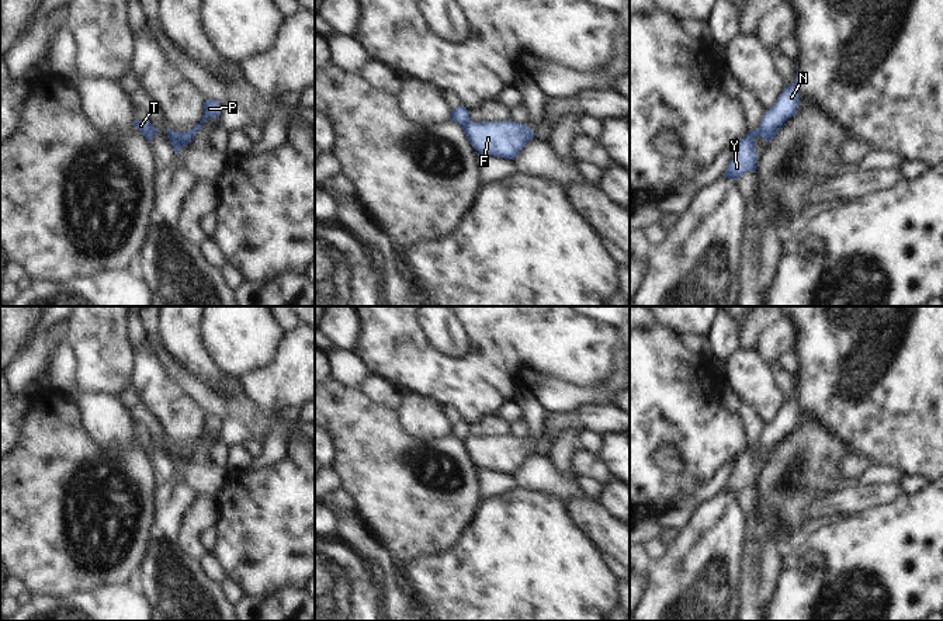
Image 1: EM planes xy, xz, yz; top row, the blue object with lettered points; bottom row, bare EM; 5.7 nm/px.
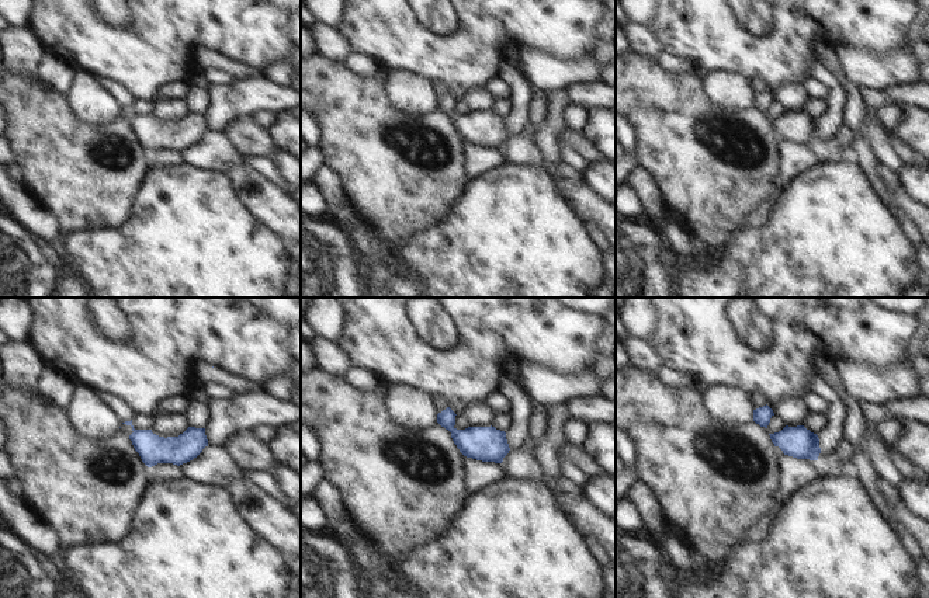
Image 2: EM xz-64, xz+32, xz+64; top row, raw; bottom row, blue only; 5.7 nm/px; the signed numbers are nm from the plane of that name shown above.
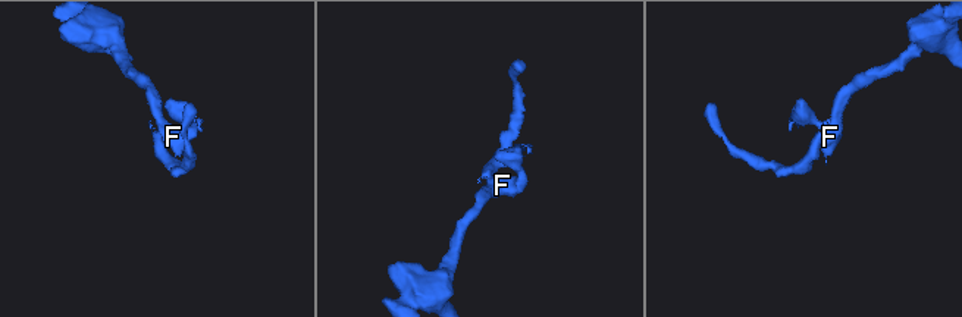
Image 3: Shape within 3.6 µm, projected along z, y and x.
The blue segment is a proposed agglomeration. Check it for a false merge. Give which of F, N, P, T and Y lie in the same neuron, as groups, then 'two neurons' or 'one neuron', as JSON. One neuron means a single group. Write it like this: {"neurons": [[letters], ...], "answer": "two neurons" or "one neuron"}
{"neurons": [["F", "N", "P"], ["T", "Y"]], "answer": "two neurons"}

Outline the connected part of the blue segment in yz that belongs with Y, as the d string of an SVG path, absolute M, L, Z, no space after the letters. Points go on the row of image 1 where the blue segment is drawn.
M759 129L748 133L735 145L732 160L725 169L724 177L736 180L746 171L756 171L757 155L755 152L755 138L760 135Z

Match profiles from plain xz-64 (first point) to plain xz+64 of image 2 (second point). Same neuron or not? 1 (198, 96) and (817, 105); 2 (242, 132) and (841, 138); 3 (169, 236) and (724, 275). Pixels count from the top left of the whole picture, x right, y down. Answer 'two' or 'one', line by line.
1: one
2: two
3: two

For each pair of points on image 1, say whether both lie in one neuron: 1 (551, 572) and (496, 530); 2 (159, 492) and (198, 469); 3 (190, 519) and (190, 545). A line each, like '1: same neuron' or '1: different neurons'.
1: same neuron
2: same neuron
3: same neuron

